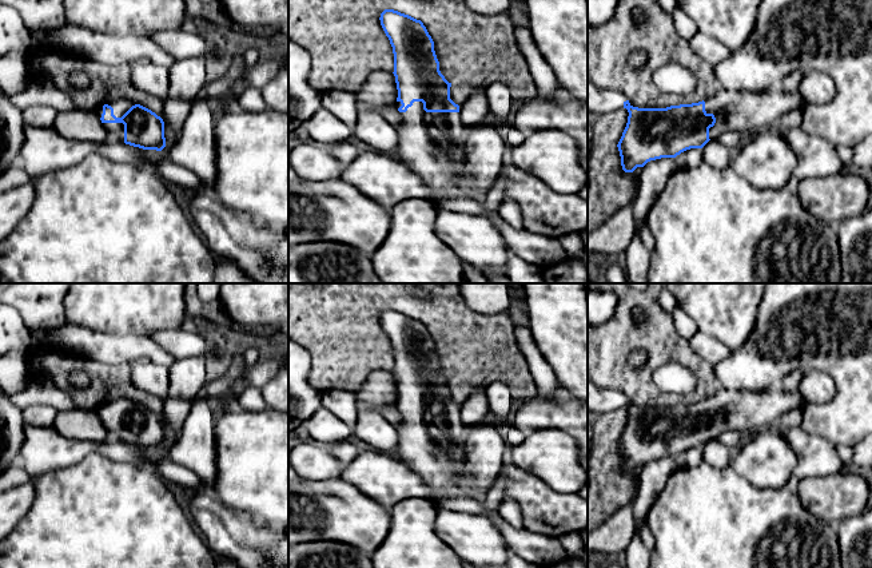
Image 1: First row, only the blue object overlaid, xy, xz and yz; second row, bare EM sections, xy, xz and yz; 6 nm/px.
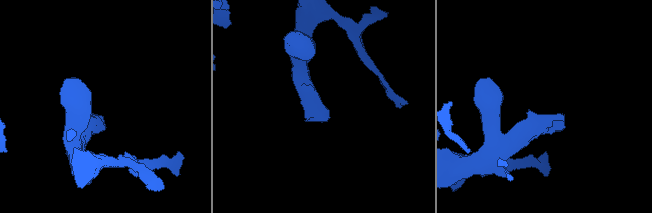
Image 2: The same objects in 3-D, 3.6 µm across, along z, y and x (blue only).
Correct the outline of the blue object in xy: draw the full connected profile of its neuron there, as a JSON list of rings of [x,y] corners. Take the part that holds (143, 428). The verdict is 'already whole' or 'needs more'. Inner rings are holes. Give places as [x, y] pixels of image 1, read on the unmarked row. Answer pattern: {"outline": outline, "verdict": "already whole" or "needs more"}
{"outline": [[[118,398],[95,412],[114,440],[143,449],[162,450],[166,446],[163,418],[140,404]]], "verdict": "needs more"}

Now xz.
{"outline": [[[394,309],[381,313],[381,325],[394,353],[394,376],[398,389],[395,406],[401,412],[398,458],[434,490],[465,497],[455,484],[463,470],[467,426],[461,421],[459,405],[450,398],[450,386],[439,370],[434,341],[421,319]]], "verdict": "needs more"}

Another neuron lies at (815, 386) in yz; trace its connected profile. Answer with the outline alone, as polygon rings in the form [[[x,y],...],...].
[[[805,370],[797,390],[804,402],[811,404],[829,402],[836,394],[835,381],[819,370]]]

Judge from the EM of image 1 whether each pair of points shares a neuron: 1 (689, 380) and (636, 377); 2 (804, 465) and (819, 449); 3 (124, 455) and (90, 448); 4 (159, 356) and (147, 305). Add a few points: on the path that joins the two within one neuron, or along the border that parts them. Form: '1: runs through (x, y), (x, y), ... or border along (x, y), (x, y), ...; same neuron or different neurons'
1: border along (659, 365), (652, 381), (660, 389), (680, 394); different neurons
2: runs through (808, 461), (815, 453); same neuron
3: runs through (116, 451), (98, 448); same neuron
4: border along (116, 336), (144, 334), (148, 337); different neurons

